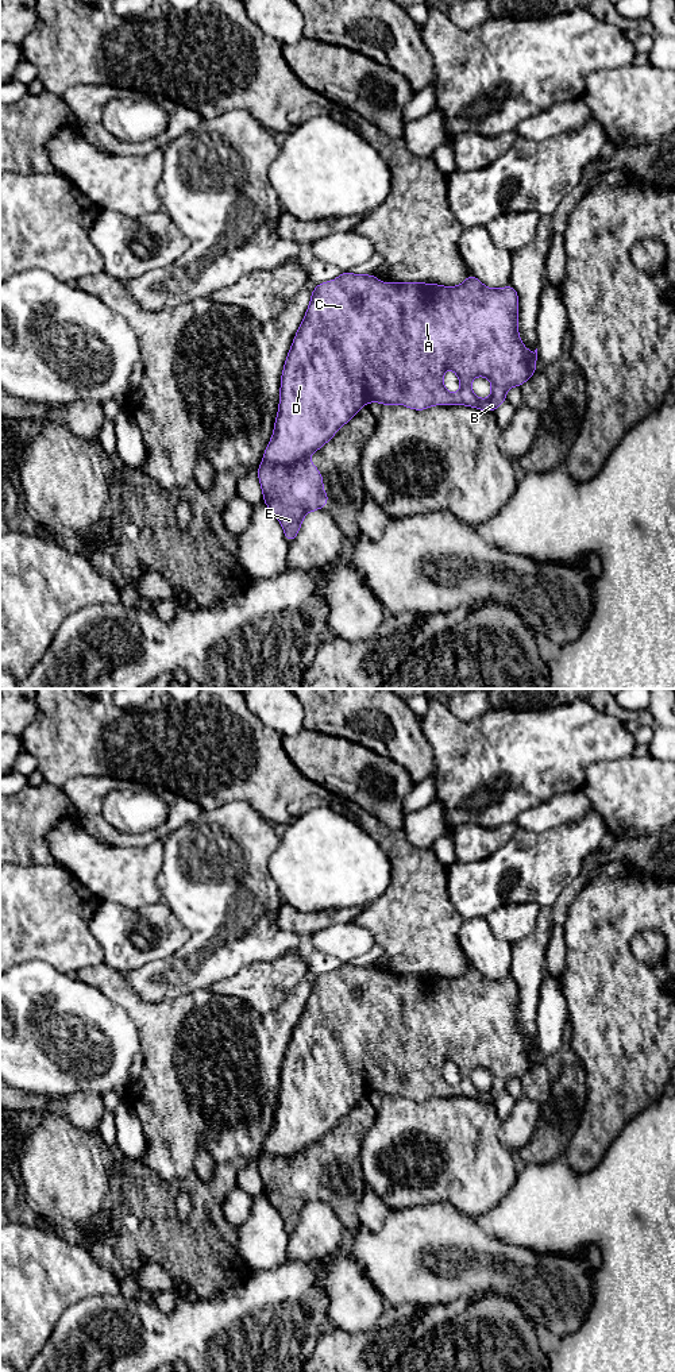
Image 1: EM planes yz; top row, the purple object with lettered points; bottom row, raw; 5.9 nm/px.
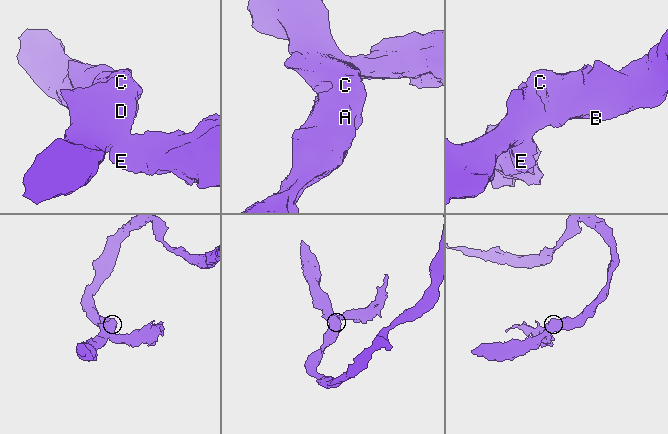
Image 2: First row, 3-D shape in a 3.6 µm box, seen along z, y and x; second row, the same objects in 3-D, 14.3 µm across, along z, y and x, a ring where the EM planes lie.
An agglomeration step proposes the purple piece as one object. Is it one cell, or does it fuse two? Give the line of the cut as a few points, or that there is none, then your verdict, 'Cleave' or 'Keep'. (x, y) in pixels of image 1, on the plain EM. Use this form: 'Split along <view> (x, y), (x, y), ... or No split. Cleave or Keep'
Split along yz (307, 1148), (290, 1156), (263, 1153). Cleave

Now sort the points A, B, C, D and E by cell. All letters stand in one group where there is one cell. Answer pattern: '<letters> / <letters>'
A B C D / E

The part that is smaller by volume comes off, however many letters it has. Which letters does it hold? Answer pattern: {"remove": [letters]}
{"remove": ["E"]}

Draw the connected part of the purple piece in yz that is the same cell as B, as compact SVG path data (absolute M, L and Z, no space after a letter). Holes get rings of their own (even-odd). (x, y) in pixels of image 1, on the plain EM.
M350 963L342 964L336 971L316 976L312 983L310 995L305 1009L293 1030L292 1040L286 1048L285 1059L281 1068L279 1099L274 1115L273 1129L263 1144L263 1153L277 1155L282 1157L292 1157L296 1153L308 1149L312 1144L321 1140L331 1132L336 1122L347 1115L356 1103L366 1095L379 1092L381 1097L401 1095L414 1102L424 1102L431 1097L468 1097L481 1102L494 1103L502 1094L506 1092L506 1082L512 1078L521 1078L536 1064L537 1040L532 1045L524 1038L518 1028L518 986L513 976L501 980L486 979L477 968L468 966L466 972L459 978L441 978L437 975L383 975L377 971L374 966L358 967ZM447 1060L452 1060L459 1072L460 1082L451 1086L443 1076L443 1067ZM483 1067L491 1074L491 1087L486 1091L478 1090L470 1075L478 1068Z

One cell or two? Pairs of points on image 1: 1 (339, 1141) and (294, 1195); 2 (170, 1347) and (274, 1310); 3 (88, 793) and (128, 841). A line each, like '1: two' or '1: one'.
1: one
2: one
3: one

